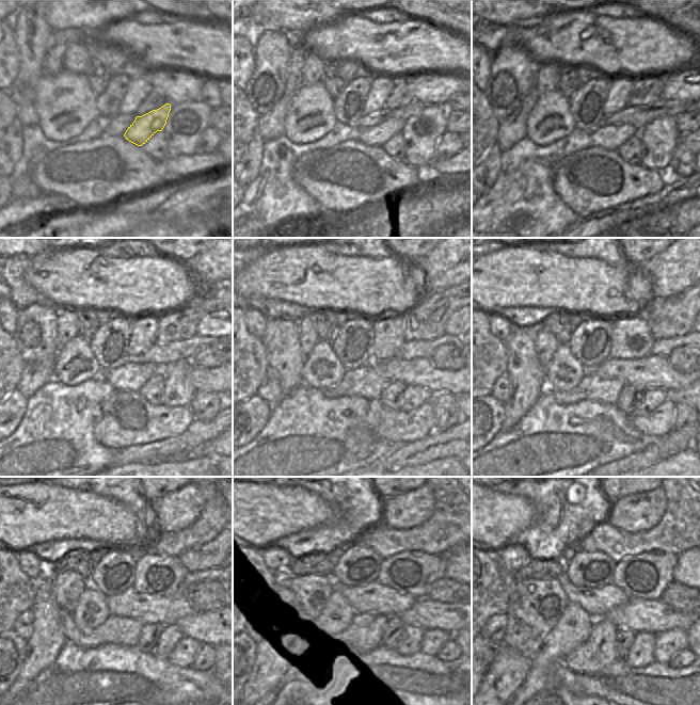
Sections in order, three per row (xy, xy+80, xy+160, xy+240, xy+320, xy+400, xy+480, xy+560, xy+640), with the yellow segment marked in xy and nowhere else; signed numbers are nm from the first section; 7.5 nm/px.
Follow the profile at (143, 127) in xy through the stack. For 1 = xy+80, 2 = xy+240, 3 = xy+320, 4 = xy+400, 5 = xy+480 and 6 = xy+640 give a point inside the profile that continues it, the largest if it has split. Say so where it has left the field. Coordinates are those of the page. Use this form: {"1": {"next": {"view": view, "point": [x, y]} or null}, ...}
{"1": {"next": {"view": "xy+80", "point": [378, 135]}}, "2": {"next": {"view": "xy+240", "point": [130, 377]}}, "3": {"next": {"view": "xy+320", "point": [365, 382]}}, "4": {"next": {"view": "xy+400", "point": [593, 387]}}, "5": {"next": {"view": "xy+480", "point": [117, 630]}}, "6": {"next": {"view": "xy+640", "point": [593, 656]}}}

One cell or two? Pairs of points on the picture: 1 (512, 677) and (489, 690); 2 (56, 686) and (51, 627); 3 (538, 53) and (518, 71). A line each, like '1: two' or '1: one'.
1: one
2: two
3: two

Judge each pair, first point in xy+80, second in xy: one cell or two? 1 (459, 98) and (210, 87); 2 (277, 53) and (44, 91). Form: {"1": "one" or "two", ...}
{"1": "one", "2": "two"}

